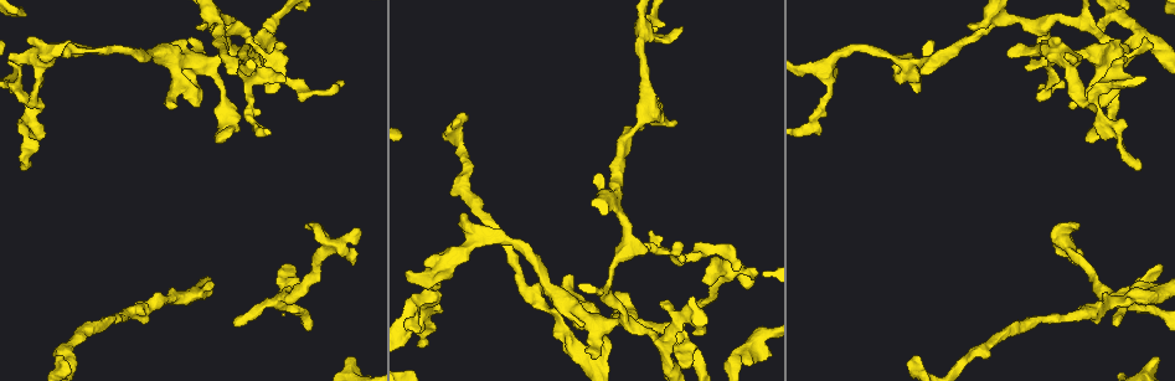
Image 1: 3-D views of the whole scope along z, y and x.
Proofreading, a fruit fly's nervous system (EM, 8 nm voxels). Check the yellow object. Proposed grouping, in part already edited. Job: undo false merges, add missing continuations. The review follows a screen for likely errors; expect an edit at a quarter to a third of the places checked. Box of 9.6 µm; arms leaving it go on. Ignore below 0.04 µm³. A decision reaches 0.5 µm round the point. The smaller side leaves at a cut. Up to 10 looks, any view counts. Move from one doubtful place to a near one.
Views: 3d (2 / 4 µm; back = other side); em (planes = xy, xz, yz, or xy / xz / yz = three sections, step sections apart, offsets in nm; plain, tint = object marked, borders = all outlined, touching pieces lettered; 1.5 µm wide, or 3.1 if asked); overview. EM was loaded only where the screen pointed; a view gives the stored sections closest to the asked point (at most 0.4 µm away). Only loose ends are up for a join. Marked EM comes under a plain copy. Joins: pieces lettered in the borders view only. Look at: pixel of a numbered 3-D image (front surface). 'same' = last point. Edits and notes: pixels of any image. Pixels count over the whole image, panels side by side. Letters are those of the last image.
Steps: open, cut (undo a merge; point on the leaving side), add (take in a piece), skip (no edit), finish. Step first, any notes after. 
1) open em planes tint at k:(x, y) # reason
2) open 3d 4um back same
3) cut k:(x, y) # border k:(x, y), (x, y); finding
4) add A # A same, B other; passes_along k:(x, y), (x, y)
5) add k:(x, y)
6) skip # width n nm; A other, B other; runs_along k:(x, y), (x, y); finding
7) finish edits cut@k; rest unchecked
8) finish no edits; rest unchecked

open em planes tint at 1:(751, 365) # free end

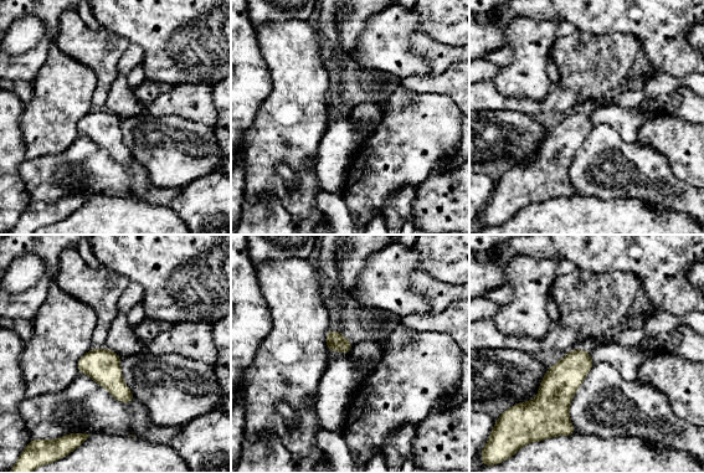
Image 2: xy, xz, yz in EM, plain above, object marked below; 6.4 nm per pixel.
open em planes borders same # what lies round it

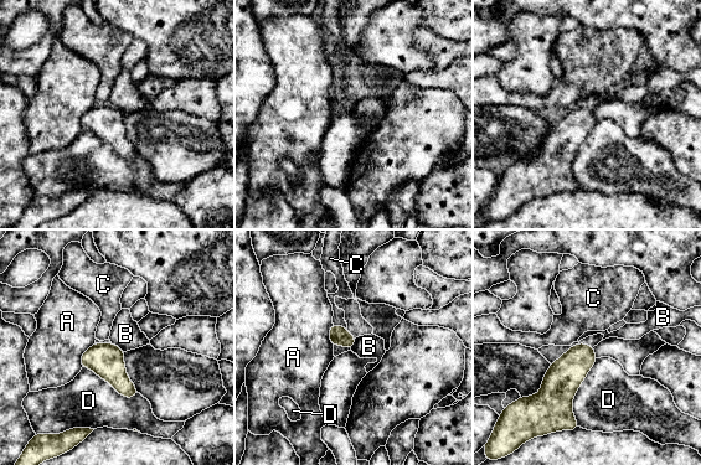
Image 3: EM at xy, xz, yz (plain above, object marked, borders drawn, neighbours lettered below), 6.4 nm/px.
skip # A other, B other, C other, D other; border 3:(112, 342), (124, 351); none of them fits

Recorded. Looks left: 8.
open em planes borders at 1:(652, 231) # thin end

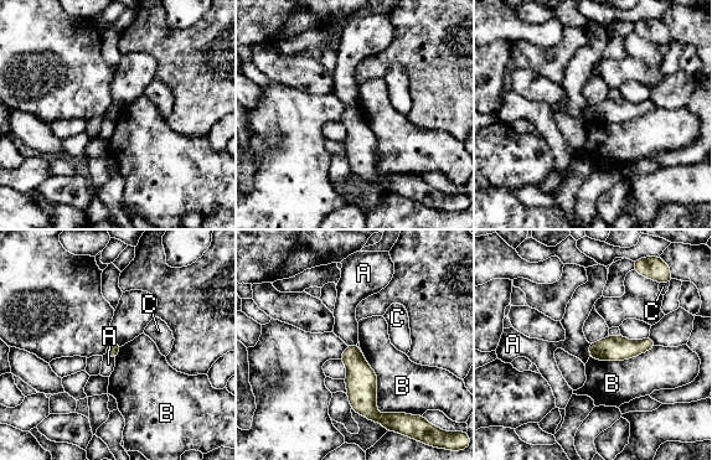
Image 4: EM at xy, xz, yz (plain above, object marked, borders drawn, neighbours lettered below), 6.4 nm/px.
skip # A other, B other, C other; border 4:(361, 352), (376, 409), (409, 415); no lettered piece goes on from it

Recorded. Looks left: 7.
open 3d 4um at 1:(682, 29) # an open end

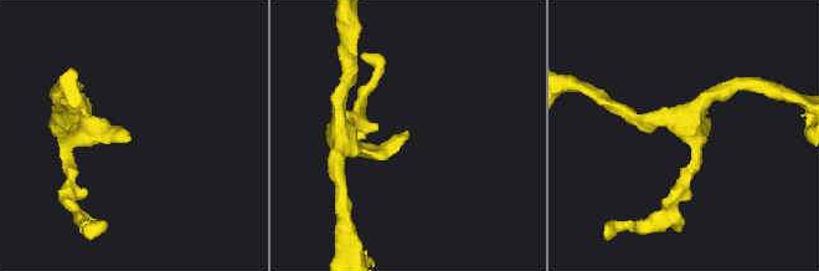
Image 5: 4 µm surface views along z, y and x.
open em xy step 4 borders at 5:(406, 131) # now the EM

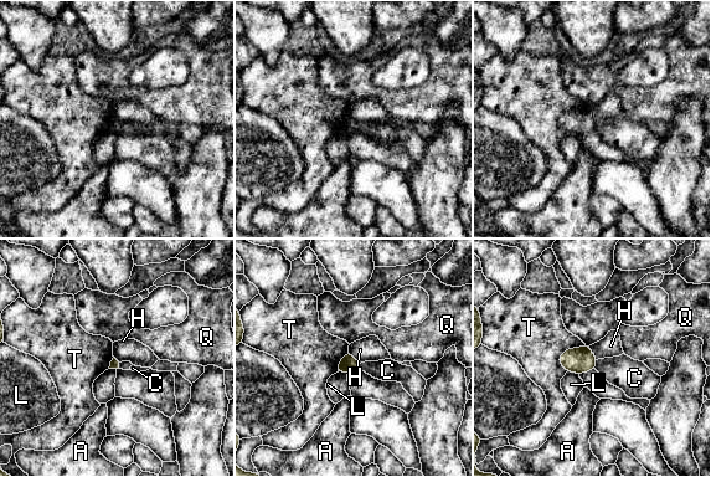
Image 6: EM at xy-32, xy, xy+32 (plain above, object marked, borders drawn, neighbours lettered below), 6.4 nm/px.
skip # A other, C other, H other, L other, Q other, T other; border 6:(588, 347), (597, 359); none of them fits

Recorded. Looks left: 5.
open em yz step 4 tint at 1:(1070, 107)

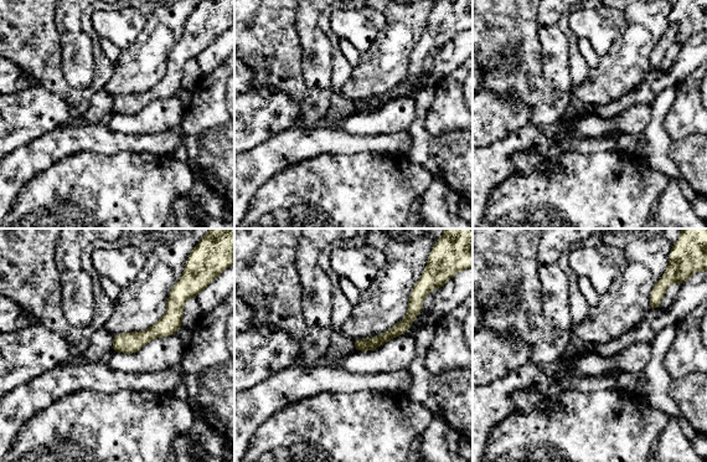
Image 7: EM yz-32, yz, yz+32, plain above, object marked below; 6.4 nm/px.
open em planes tint same

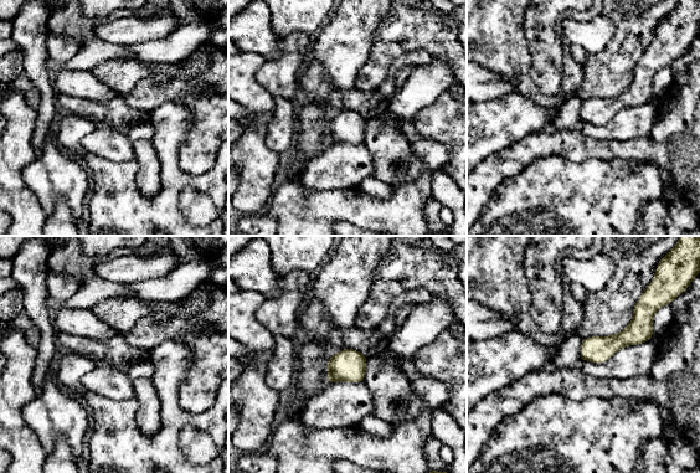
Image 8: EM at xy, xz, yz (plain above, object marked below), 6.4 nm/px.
open em planes borders same # see the neighbours

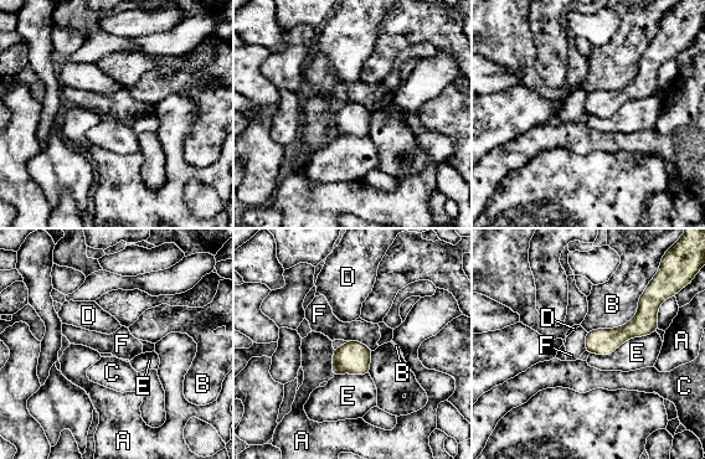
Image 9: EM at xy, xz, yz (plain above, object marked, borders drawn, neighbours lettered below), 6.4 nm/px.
skip # A other, B other, C other, D other, E other, F other; border 9:(348, 340), (361, 341), (372, 350); no lettered piece goes on from it

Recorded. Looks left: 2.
finish no edits; rest unchecked

